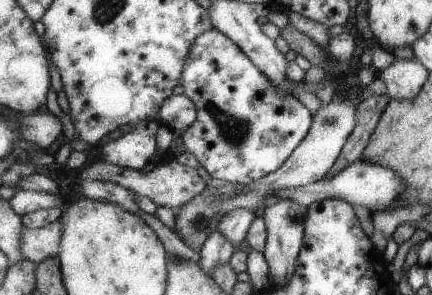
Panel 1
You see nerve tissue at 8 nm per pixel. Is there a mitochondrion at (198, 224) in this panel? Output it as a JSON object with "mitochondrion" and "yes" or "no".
{"mitochondrion":"yes"}

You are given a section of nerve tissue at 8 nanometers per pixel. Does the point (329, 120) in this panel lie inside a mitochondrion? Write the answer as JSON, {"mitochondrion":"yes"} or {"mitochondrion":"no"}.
{"mitochondrion":"yes"}

